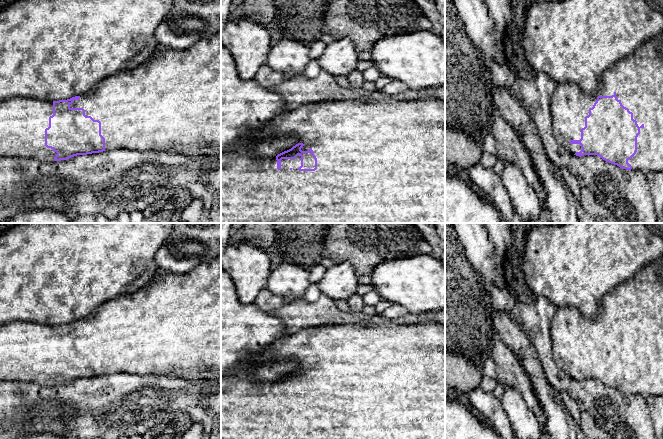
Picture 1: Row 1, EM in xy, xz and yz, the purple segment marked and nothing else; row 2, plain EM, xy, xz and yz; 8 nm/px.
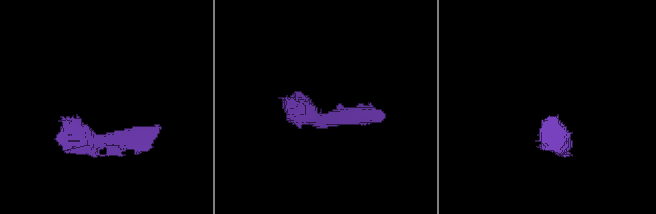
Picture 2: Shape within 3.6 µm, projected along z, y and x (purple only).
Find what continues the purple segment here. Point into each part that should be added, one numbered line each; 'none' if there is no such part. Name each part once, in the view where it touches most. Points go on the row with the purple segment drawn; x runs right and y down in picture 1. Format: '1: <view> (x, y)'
1: yz (637, 79)

